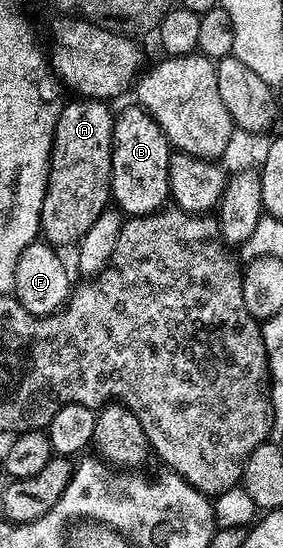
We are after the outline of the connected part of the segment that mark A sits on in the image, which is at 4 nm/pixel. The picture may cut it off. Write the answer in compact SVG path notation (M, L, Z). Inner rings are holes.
M71 98L59 109L51 143L47 189L39 215L41 236L52 246L78 245L80 238L112 203L111 151L116 117L101 100Z

